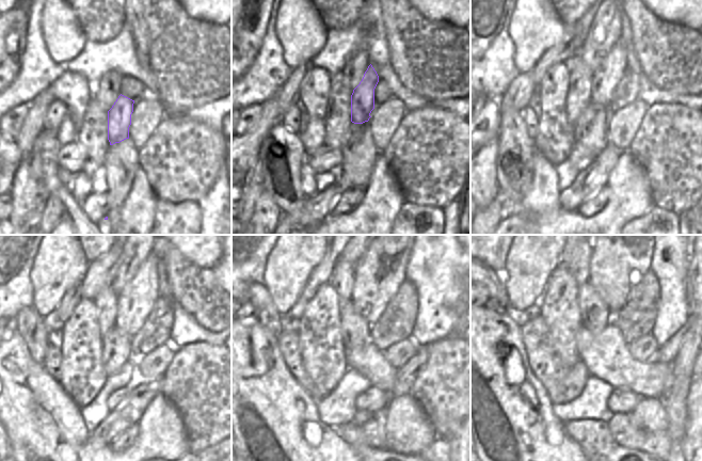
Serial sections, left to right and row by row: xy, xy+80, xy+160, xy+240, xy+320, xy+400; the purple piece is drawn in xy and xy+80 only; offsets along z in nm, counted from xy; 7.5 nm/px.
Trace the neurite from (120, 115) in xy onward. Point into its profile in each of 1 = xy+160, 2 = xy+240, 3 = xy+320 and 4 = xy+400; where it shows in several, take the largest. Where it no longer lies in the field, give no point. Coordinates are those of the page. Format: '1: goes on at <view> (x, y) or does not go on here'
1: goes on at xy+160 (606, 78)
2: goes on at xy+240 (136, 301)
3: goes on at xy+320 (379, 273)
4: goes on at xy+400 (621, 256)

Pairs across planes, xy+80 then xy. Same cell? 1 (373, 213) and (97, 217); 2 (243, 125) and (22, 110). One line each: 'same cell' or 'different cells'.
1: different cells
2: same cell

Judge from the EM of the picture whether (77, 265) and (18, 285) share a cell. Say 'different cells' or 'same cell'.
different cells

